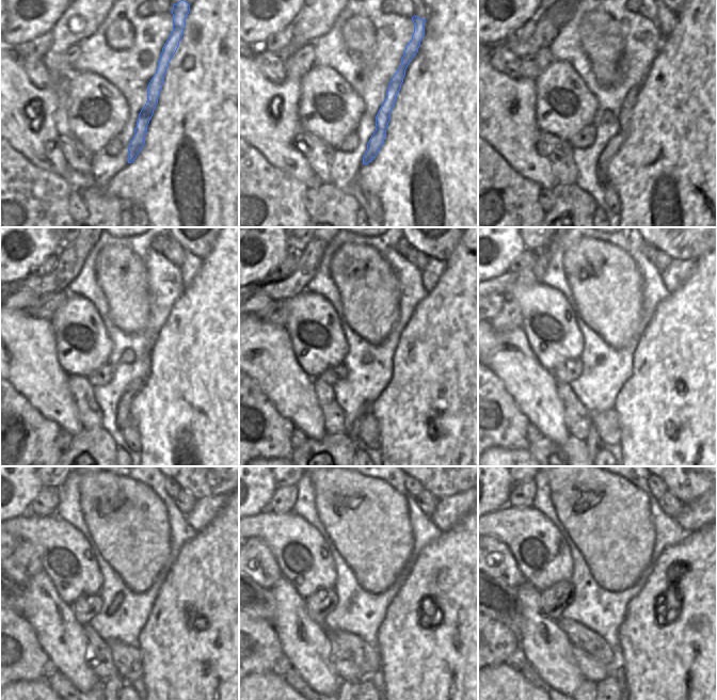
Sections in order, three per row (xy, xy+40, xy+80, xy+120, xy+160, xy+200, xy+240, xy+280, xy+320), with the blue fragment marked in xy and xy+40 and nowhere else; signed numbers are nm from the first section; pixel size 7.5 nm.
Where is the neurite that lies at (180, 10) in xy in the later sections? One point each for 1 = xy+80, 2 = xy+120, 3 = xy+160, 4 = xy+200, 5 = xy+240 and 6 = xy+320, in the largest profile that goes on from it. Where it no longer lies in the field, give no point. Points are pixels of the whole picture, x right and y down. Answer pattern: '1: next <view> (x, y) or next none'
1: next xy+80 (612, 146)
2: next xy+120 (124, 403)
3: next xy+160 (353, 434)
4: next xy+200 (593, 443)
5: next xy+240 (115, 683)
6: next xy+320 (586, 683)

